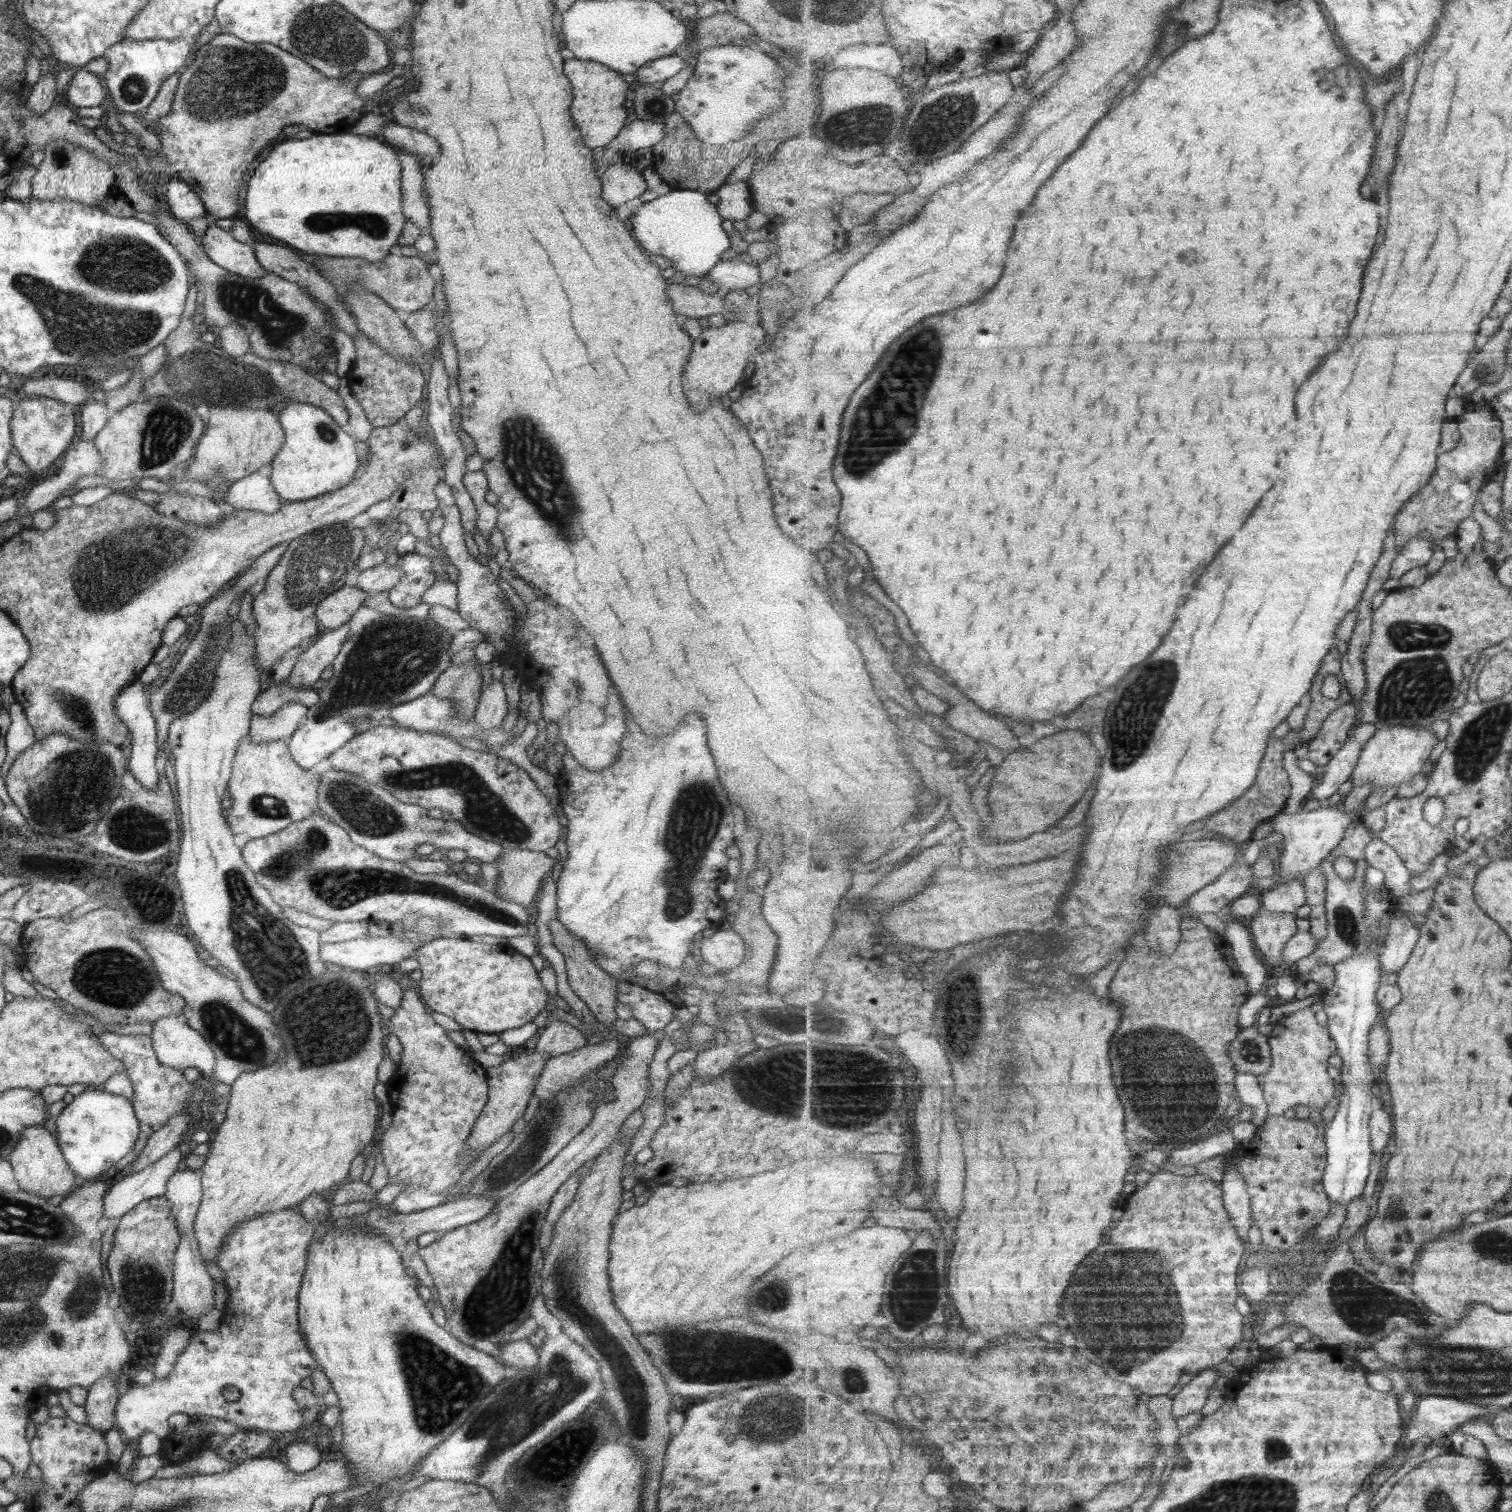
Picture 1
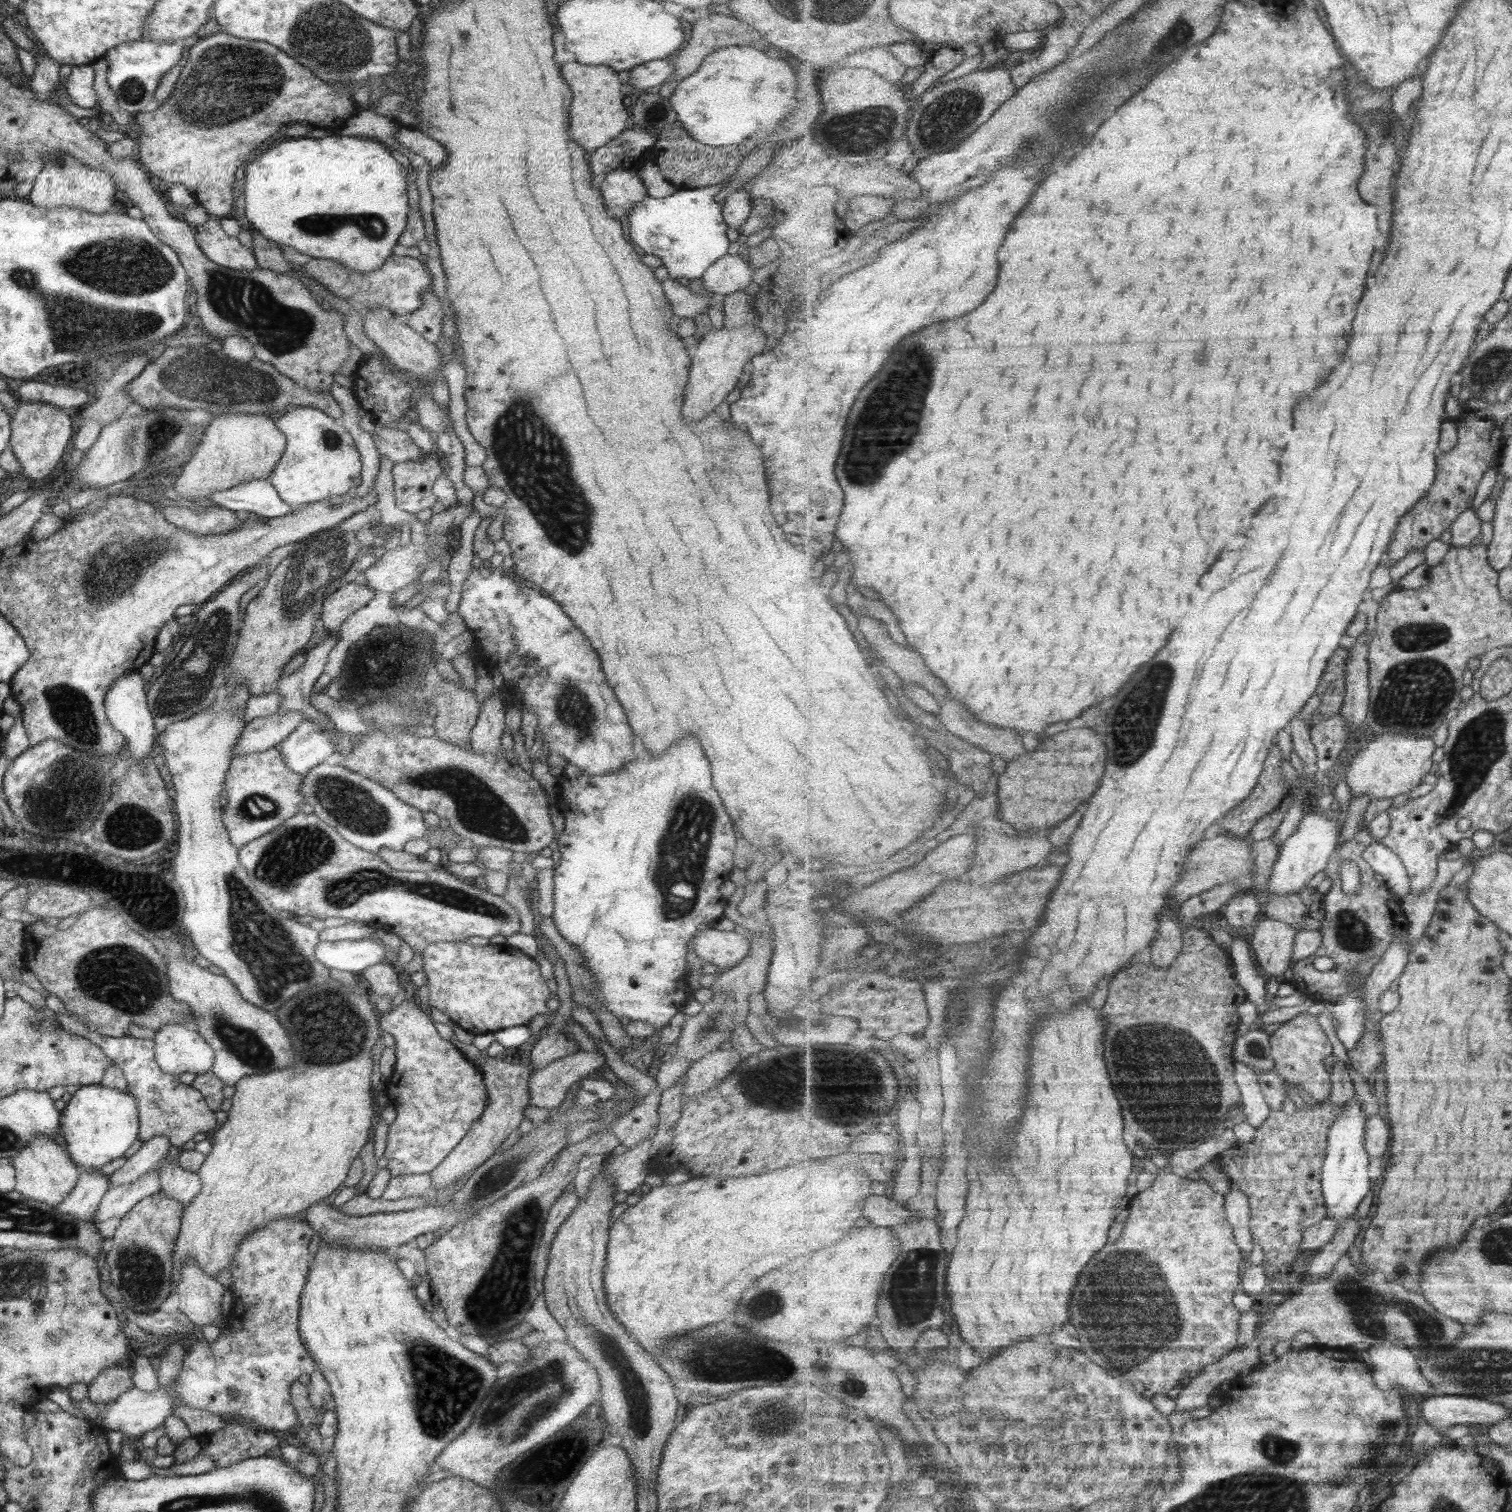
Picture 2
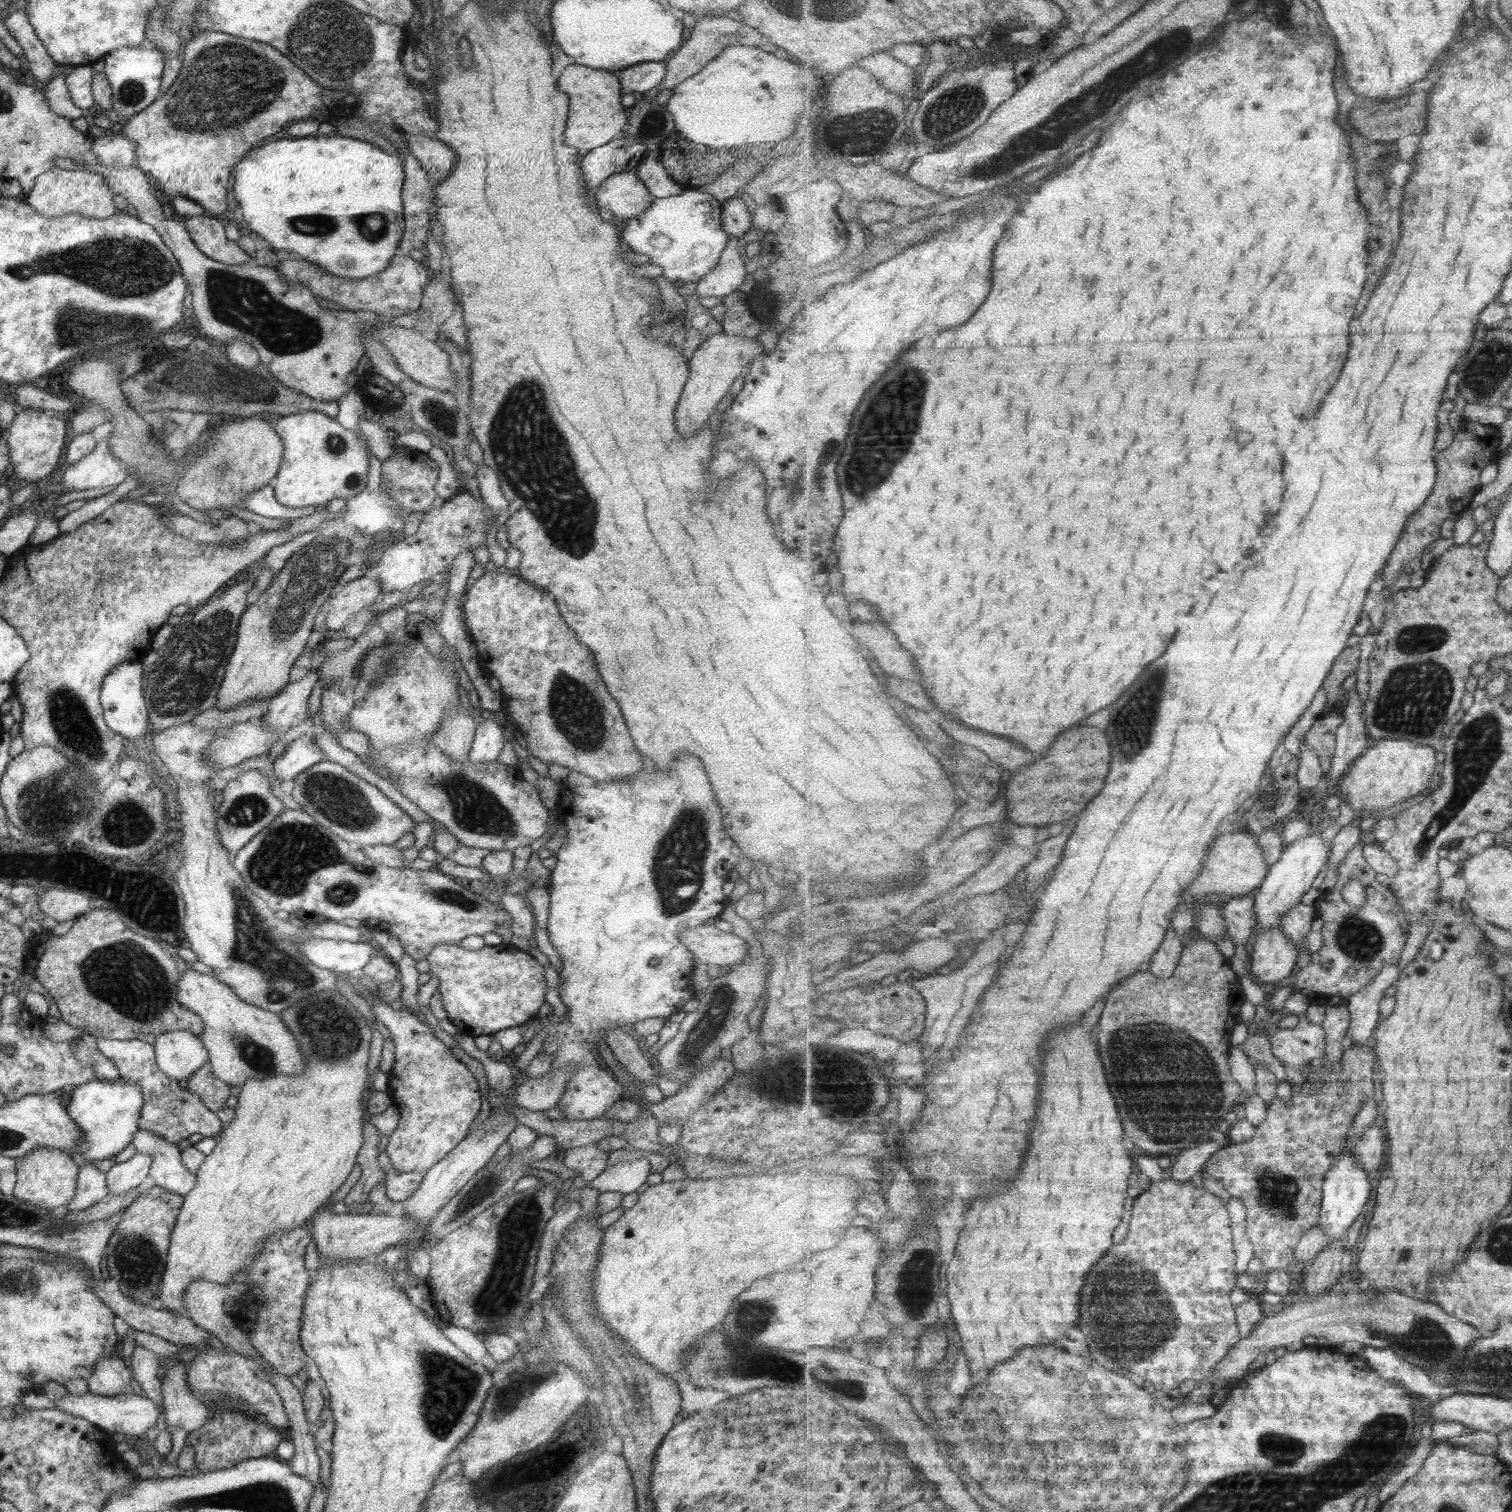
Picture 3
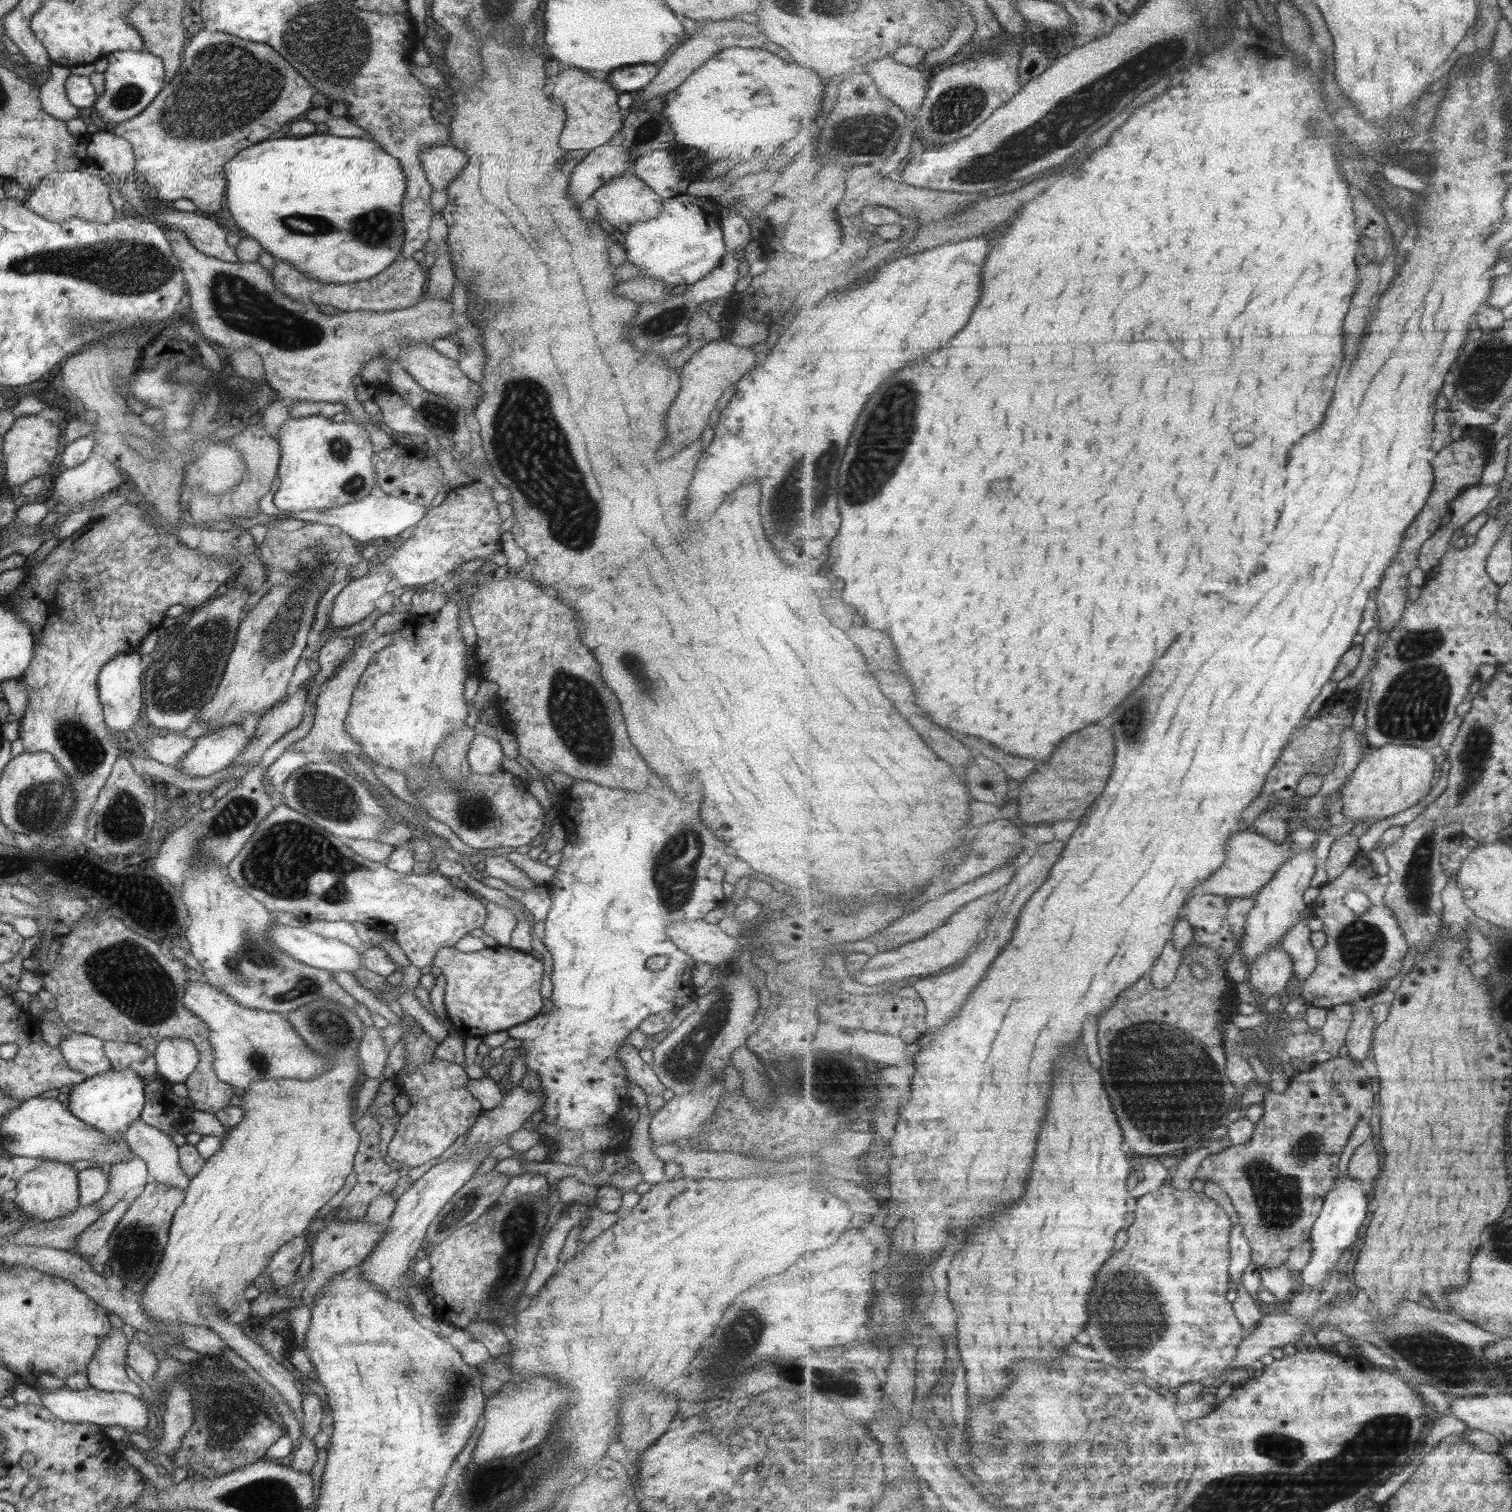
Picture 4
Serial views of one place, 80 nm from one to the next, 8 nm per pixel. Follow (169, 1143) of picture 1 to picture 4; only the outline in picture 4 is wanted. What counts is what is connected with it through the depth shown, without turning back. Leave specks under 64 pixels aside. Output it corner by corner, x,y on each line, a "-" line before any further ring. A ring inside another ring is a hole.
137,1155
125,1162
118,1162
110,1167
106,1173
108,1176
108,1187
105,1195
95,1202
99,1215
109,1211
117,1202
123,1199
125,1193
135,1186
144,1186
148,1175
146,1164

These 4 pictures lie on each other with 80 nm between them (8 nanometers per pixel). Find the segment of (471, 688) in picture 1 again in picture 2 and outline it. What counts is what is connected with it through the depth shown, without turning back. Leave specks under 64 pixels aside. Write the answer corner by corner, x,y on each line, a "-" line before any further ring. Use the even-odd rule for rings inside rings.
431,670
426,674
424,684
425,688
431,690
430,704
437,710
431,724
435,731
434,738
463,748
465,741
470,740
469,733
471,733
478,716
478,705
474,694
469,693
463,685
462,687
457,687
457,685
442,679
435,670

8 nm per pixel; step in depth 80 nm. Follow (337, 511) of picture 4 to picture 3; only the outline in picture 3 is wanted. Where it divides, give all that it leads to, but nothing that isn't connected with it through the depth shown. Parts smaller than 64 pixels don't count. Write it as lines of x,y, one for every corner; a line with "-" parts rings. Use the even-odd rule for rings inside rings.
369,450
368,457
370,458
370,463
368,466
366,489
356,496
348,498
345,501
345,507
339,514
341,514
340,518
343,519
345,525
355,526
356,530
363,536
370,534
379,540
383,540
383,538
386,540
392,535
398,535
400,528
405,524
403,520
399,520
399,518
395,516
395,513
404,512
404,510
401,510
395,501
387,498
385,494
382,493
380,489
380,463
373,456
370,456
-
268,484
255,492
250,492
244,500
242,500
242,503
244,504
244,508
257,516
285,519
287,521
313,515
313,510
316,510
316,507
289,508
281,506
281,504
275,500
274,488

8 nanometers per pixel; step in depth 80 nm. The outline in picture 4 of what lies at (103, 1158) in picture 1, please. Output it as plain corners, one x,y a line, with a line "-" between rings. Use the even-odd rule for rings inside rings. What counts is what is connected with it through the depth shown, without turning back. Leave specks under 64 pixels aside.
106,1070
83,1079
68,1092
68,1111
85,1124
97,1127
108,1139
118,1141
127,1125
137,1119
144,1105
143,1081
132,1070

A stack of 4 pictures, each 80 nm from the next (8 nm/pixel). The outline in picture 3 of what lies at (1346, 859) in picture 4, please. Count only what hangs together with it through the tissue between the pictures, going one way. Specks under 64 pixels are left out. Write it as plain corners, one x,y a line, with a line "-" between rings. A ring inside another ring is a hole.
1356,814
1353,821
1342,827
1336,837
1331,841
1331,858
1329,858
1326,866
1327,872
1320,887
1321,893
1327,890
1330,891
1337,884
1340,864
1349,857
1349,853
1353,851
1357,842
1361,840
1363,830
1360,824
1363,816
1363,814

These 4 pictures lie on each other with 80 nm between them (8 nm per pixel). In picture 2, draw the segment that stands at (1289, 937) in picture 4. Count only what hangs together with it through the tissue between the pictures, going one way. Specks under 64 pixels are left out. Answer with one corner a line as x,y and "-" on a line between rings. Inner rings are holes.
1300,891
1269,898
1270,902
1265,903
1265,908
1263,908
1266,916
1281,922
1288,922
1298,931
1302,931
1301,924
1307,916
1309,917
1311,908
1301,902

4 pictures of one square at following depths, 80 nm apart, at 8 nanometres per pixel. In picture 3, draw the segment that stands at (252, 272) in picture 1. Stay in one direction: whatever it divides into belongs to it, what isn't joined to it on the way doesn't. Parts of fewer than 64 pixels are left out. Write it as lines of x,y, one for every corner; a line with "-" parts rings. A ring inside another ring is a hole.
212,215
174,216
184,224
193,245
206,258
227,266
239,266
251,262
235,242
227,241
224,234
224,222

